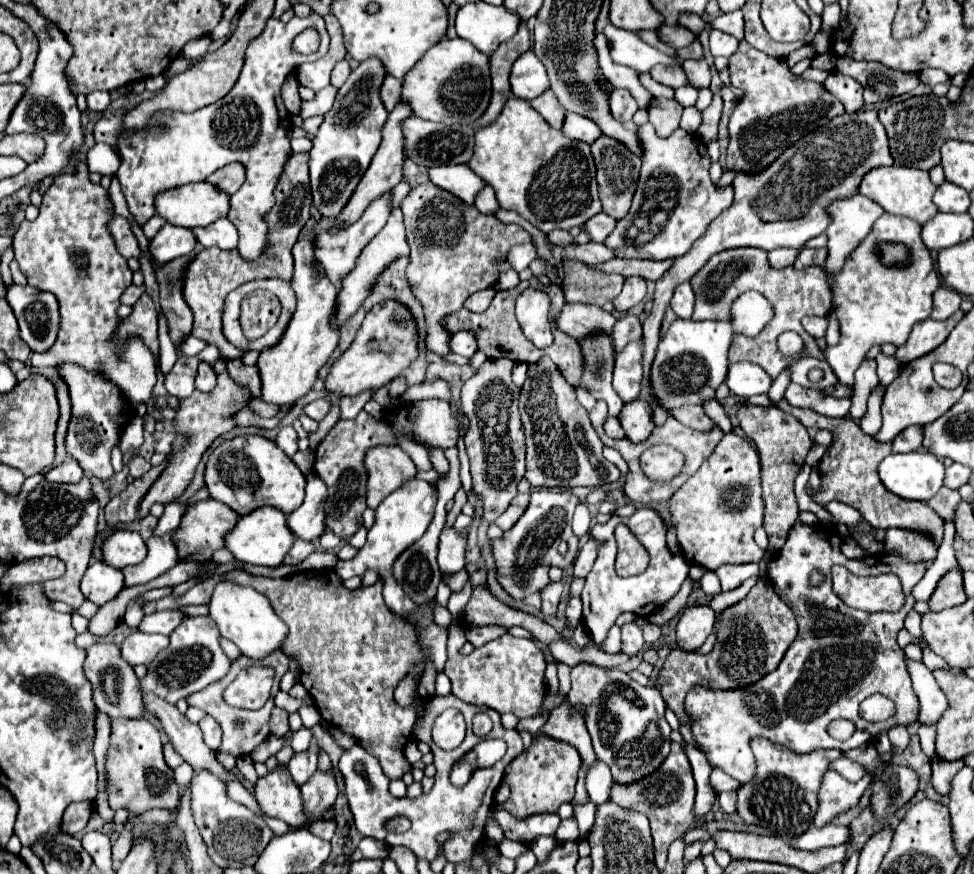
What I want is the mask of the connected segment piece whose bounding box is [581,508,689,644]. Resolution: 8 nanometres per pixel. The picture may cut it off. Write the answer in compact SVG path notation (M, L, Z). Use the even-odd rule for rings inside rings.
M639 508L631 518L617 518L617 522L595 524L589 530L589 536L595 542L599 542L599 548L597 548L597 560L593 564L593 570L587 576L581 600L583 600L583 624L597 644L605 640L605 636L607 636L609 628L615 624L617 616L621 616L623 612L631 612L635 616L647 618L653 610L657 610L659 606L669 602L679 592L685 578L689 576L689 564L683 558L671 554L671 550L667 548L665 532L667 532L667 528L665 528L661 516L651 508ZM619 522L627 524L631 528L631 532L645 544L645 550L649 552L649 566L643 574L637 574L631 578L619 578L615 572L617 546L615 546L613 530Z

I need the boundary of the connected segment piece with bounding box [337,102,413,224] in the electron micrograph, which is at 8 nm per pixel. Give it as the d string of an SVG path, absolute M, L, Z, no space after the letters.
M399 102L395 106L395 110L389 114L385 126L383 126L383 140L381 140L381 146L377 150L377 156L373 156L373 164L367 168L365 176L361 178L361 184L357 186L357 190L353 192L349 204L345 206L345 210L339 214L339 222L347 222L347 224L353 224L361 218L361 214L365 212L365 208L375 200L379 198L383 192L395 188L401 180L403 180L403 162L405 162L405 136L403 136L403 128L401 124L413 116L413 112L409 110L409 104L405 102Z

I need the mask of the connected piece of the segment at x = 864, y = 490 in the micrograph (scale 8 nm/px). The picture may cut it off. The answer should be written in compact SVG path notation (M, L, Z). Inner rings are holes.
M785 398L779 400L775 406L779 406L783 412L793 414L805 428L827 428L833 432L835 442L833 446L825 452L819 464L819 476L821 476L821 488L813 490L811 486L807 488L809 496L819 502L827 504L831 500L839 500L843 504L849 504L857 508L863 518L873 526L873 528L911 528L911 530L923 530L929 532L937 542L943 538L943 520L931 510L925 502L919 500L905 500L901 496L891 494L883 482L879 480L877 466L879 462L891 454L891 442L877 442L873 436L865 434L859 424L855 424L851 418L829 418L823 414L817 414L809 408L793 408Z

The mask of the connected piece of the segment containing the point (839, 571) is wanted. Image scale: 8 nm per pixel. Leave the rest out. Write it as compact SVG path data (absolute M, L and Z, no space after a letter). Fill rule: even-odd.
M833 566L833 592L851 608L865 612L897 612L905 604L901 580L893 574L853 576L843 566Z

